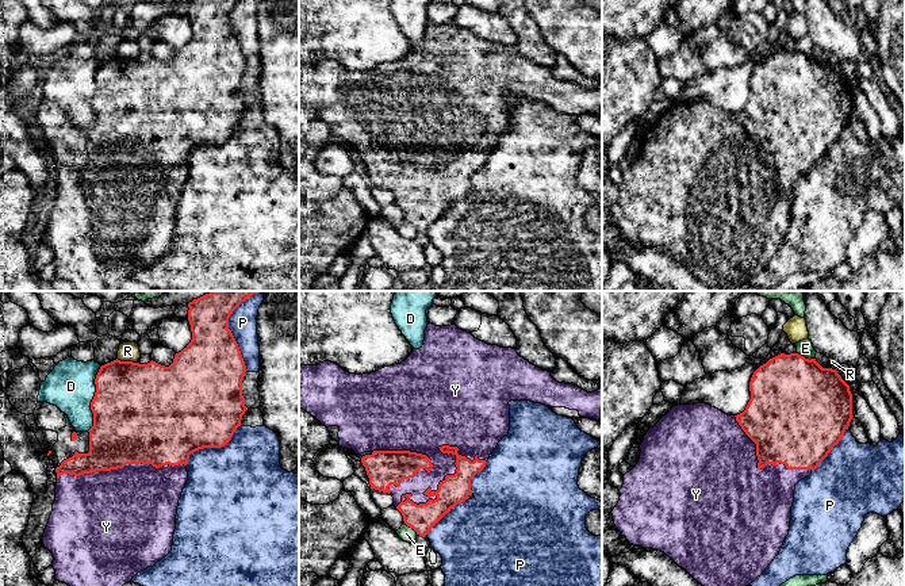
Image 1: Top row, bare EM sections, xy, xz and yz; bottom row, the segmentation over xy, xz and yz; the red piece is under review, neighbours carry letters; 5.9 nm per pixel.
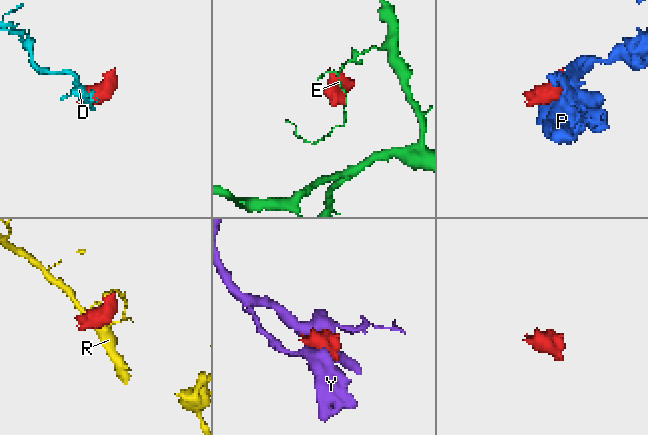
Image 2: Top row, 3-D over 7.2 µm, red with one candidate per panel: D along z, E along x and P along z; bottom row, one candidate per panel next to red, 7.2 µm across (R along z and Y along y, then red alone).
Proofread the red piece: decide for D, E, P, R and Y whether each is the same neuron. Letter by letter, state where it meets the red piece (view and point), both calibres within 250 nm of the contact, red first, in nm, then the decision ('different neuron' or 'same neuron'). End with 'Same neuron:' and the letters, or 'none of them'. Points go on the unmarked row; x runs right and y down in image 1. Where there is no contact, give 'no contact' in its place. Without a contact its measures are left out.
D: meets red in xy at (94, 95); 500 nm thick on the red side, 280 nm on the other; different neuron
E: meets red in yz at (804, 54); 500 nm thick on the red side, 100 nm on the other; different neuron
P: meets red in xy at (233, 34); 400 nm thick on the red side, 170 nm on the other; different neuron
R: meets red in xy at (126, 58); 460 nm thick on the red side, 110 nm on the other; different neuron
Y: meets red in xz at (443, 177); 170 nm thick on the red side, 140 nm on the other; same neuron
Same neuron: Y

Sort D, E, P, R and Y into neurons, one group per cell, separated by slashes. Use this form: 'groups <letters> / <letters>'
groups D / E / P / R / Y

